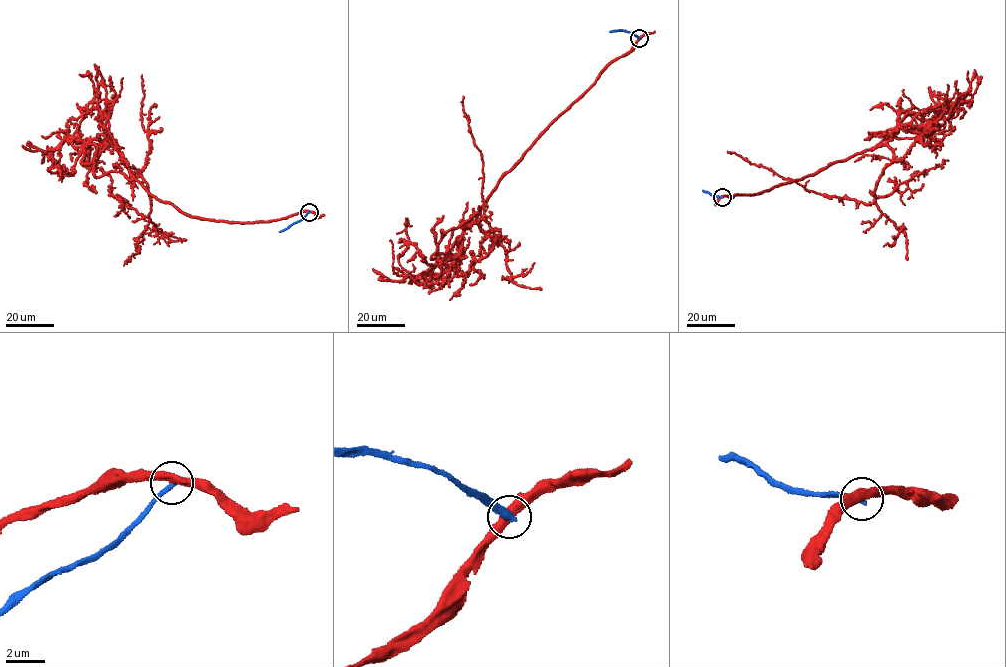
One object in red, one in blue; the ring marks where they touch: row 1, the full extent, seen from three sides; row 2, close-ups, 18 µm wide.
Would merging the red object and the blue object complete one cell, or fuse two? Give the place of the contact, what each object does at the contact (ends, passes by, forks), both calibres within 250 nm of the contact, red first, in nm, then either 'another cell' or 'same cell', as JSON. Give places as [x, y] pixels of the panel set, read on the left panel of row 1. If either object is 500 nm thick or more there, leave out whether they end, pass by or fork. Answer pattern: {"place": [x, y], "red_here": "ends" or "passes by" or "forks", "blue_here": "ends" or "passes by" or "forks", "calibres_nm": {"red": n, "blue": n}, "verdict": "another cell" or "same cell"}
{"place": [309, 212], "red_here": "passes by", "blue_here": "ends", "calibres_nm": {"red": 440, "blue": 320}, "verdict": "another cell"}

